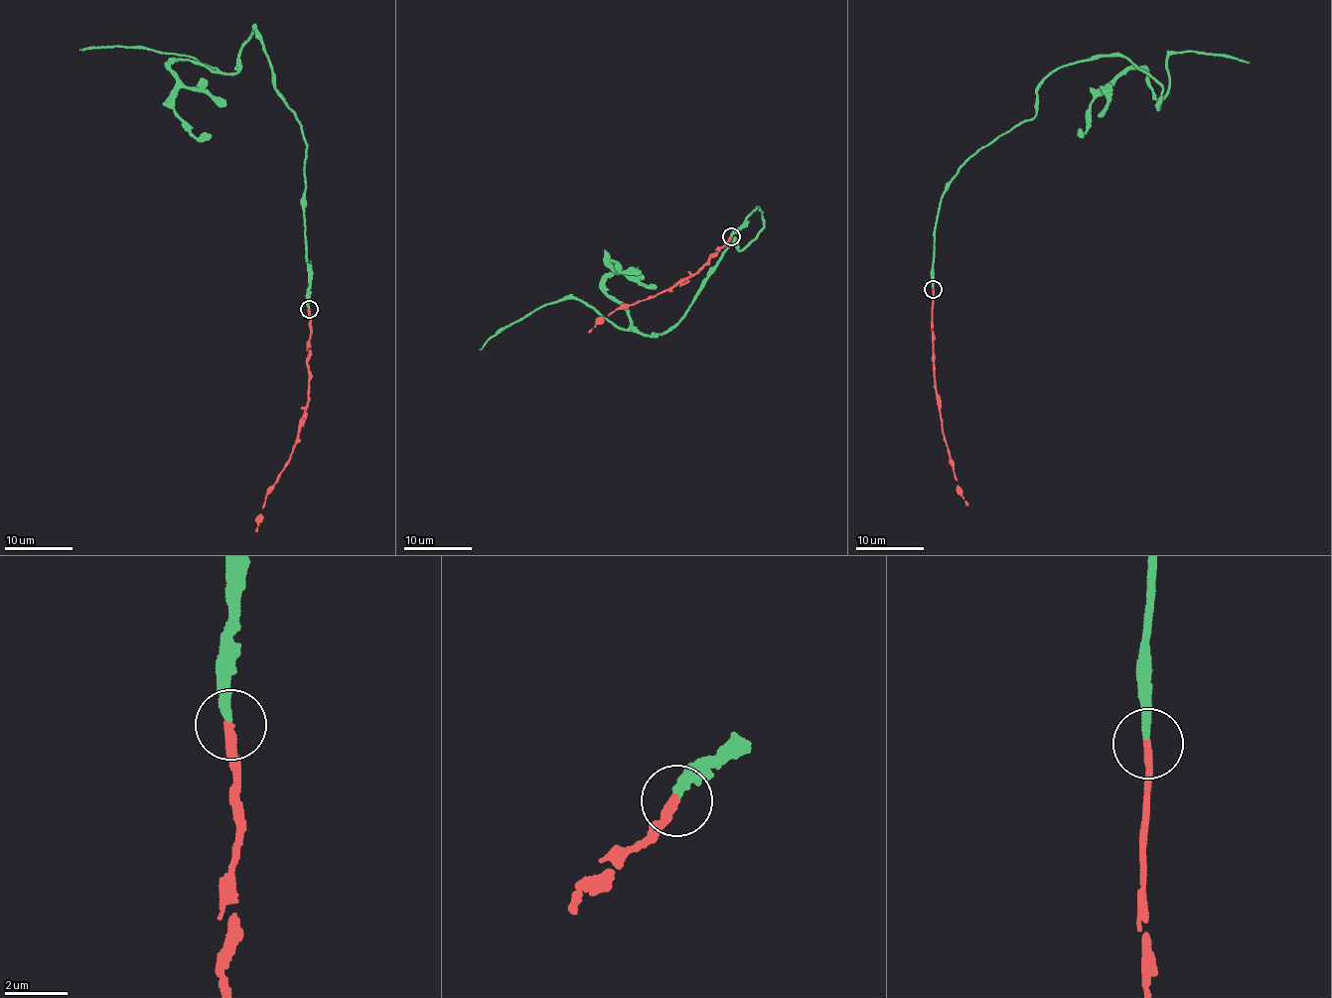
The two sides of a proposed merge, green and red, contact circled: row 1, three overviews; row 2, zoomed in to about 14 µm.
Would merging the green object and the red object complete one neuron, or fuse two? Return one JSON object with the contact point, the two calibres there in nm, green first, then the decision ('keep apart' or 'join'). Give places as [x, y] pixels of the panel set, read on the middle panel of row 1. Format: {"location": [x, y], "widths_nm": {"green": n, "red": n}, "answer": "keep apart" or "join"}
{"location": [731, 236], "widths_nm": {"green": 240, "red": 240}, "answer": "join"}

